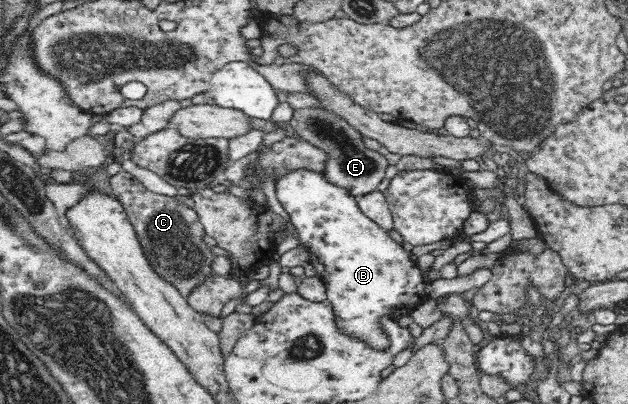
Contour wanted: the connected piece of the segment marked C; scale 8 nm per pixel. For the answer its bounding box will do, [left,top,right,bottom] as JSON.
[110,170,216,299]

